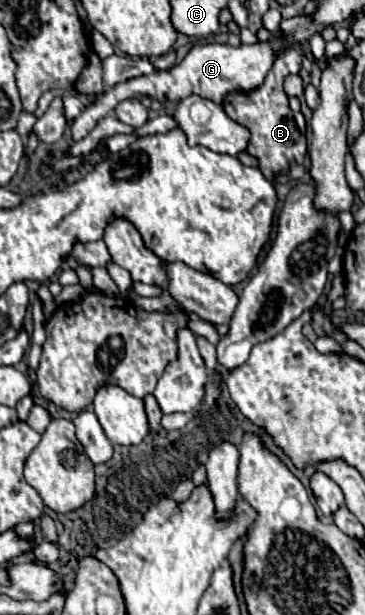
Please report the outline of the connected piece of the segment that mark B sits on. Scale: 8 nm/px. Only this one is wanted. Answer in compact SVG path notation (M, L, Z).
M286 49L276 55L274 67L266 75L264 83L254 91L234 91L224 99L224 111L230 119L238 121L240 125L248 127L252 137L248 145L248 153L258 157L260 171L266 179L274 179L276 171L288 169L290 163L302 163L306 157L306 123L304 115L298 111L294 113L288 105L288 95L284 91L284 79L290 73L298 73L302 67L300 53L296 49Z

